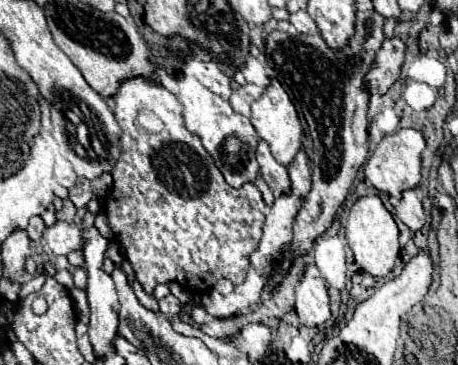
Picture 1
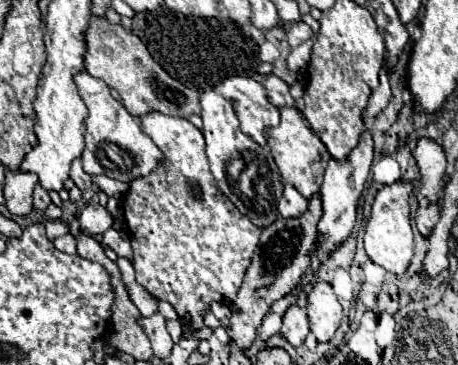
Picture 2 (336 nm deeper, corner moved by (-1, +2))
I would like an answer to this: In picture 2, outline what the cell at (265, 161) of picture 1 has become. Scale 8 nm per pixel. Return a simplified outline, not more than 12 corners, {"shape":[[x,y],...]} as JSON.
{"shape":[[284,184],[278,212],[284,218],[300,216],[308,200],[292,186]]}

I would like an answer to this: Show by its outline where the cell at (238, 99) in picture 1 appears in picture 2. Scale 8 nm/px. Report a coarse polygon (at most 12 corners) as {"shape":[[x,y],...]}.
{"shape":[[274,74],[262,84],[276,106],[294,106],[288,84]]}

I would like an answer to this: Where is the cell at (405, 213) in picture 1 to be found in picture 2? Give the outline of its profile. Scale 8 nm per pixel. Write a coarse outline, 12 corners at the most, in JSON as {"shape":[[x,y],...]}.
{"shape":[[438,204],[416,214],[416,226],[428,236],[438,220]]}

